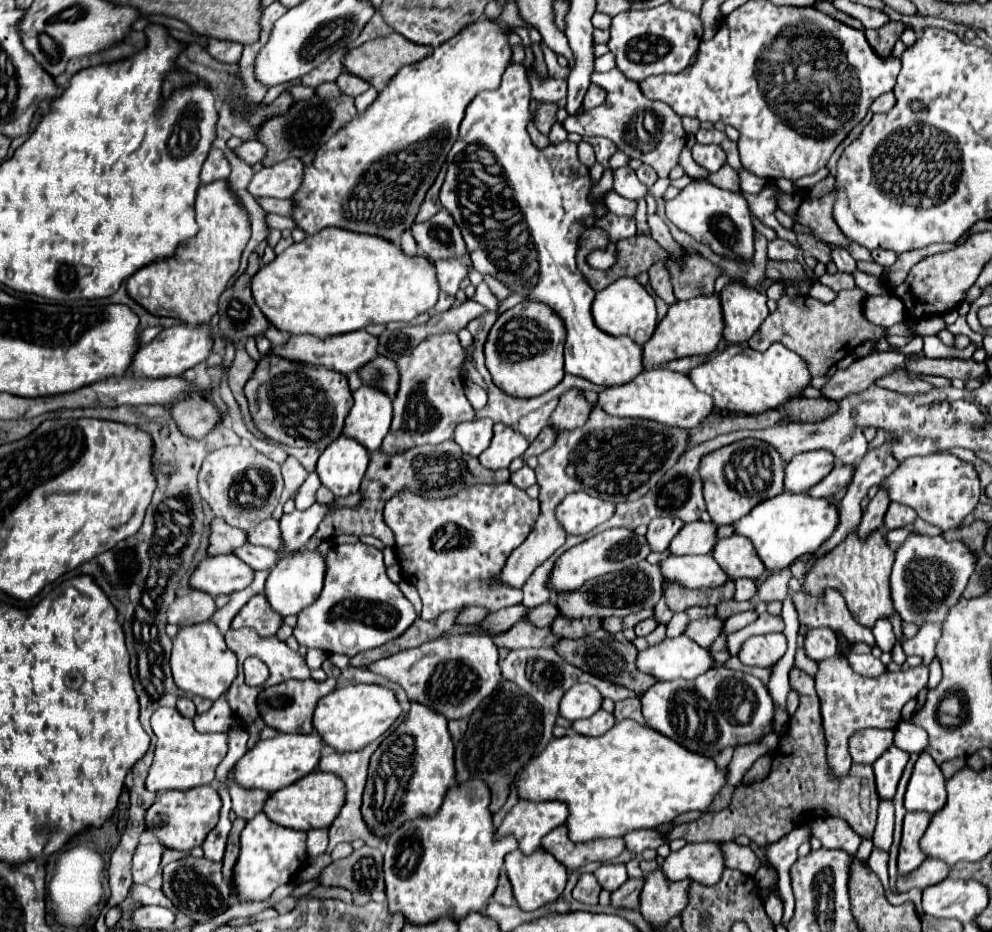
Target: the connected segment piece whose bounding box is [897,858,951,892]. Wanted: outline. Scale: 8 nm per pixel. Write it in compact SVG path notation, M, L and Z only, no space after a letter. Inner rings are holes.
M927 858L917 870L913 870L907 876L899 876L897 880L897 890L907 892L911 888L927 888L933 886L949 876L951 866L947 862L941 862L939 858Z

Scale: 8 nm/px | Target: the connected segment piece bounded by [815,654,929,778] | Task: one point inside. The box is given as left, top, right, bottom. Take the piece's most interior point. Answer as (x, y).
(849, 702)

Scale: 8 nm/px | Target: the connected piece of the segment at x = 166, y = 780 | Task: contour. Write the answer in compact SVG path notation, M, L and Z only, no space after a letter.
M161 708L153 712L151 728L157 736L157 748L155 748L155 760L151 764L149 776L147 776L147 790L161 792L161 790L189 790L195 786L211 784L215 778L215 768L227 754L227 734L201 734L193 728L193 722L177 712L177 708Z

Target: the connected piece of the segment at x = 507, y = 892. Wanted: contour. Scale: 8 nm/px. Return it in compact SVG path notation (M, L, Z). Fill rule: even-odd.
M503 872L501 878L499 878L499 886L497 886L493 898L495 898L495 902L499 902L499 904L503 904L503 906L513 906L513 904L515 904L515 898L513 898L513 894L511 894L511 884L509 884L509 878L507 878L505 872Z

